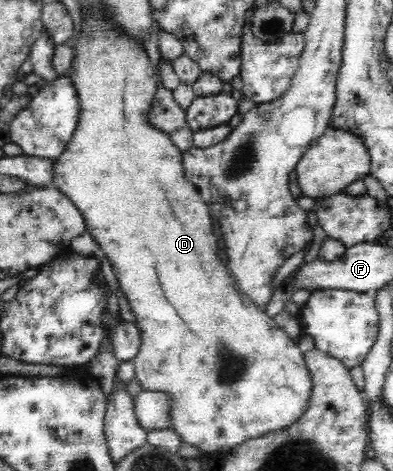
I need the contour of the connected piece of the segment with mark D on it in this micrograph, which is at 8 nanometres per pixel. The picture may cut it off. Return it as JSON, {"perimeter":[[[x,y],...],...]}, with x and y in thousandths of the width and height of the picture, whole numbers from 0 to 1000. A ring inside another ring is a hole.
{"perimeter":[[[211,34],[209,66],[198,87],[186,98],[186,125],[170,161],[188,172],[198,189],[204,212],[201,255],[181,295],[170,301],[165,321],[137,340],[137,399],[153,403],[165,418],[191,433],[193,444],[214,459],[224,493],[249,516],[252,541],[265,541],[300,594],[303,609],[318,624],[328,652],[346,673],[346,694],[356,701],[356,735],[344,760],[336,764],[346,807],[356,824],[372,832],[415,832],[430,841],[430,881],[435,894],[430,909],[453,919],[461,938],[499,947],[514,962],[552,964],[601,945],[656,932],[687,915],[718,915],[758,896],[794,854],[794,798],[776,773],[774,754],[758,728],[733,715],[718,696],[710,696],[674,662],[656,658],[651,645],[636,641],[618,624],[593,611],[590,592],[580,573],[555,548],[555,510],[545,501],[539,463],[532,439],[501,401],[468,378],[468,355],[461,352],[461,321],[438,304],[433,287],[397,276],[377,257],[377,234],[387,225],[392,200],[402,191],[402,166],[392,142],[377,125],[377,113],[328,89],[288,51],[247,38],[247,34]]]}

